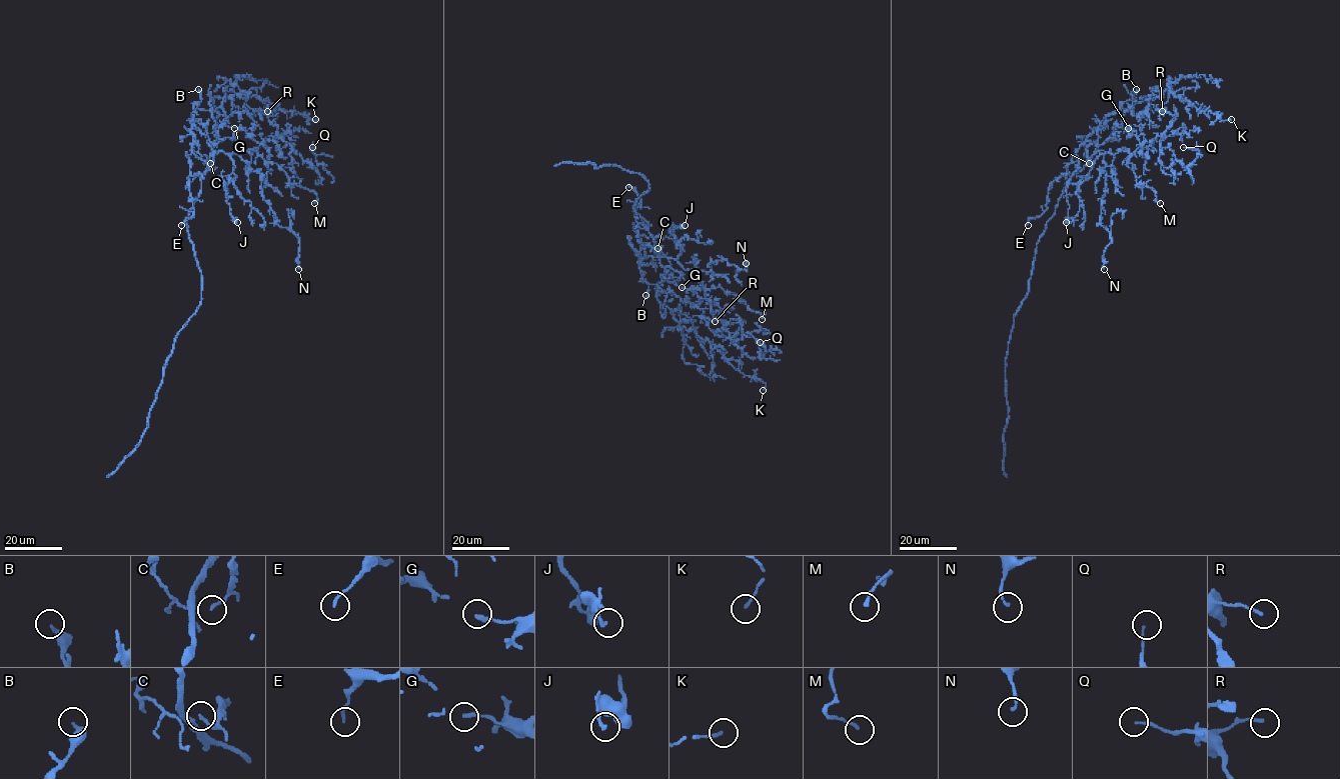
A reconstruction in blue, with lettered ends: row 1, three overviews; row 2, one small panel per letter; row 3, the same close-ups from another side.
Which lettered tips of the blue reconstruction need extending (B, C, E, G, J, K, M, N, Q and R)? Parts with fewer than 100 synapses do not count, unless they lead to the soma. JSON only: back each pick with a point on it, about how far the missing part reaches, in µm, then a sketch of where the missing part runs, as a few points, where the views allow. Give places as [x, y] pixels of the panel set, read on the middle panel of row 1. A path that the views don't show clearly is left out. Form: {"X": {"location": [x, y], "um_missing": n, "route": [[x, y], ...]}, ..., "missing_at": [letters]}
{"missing_at": []}

